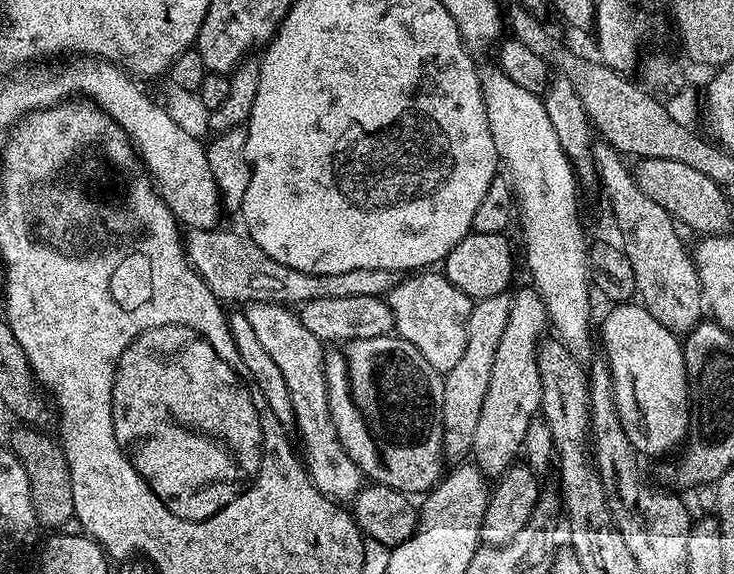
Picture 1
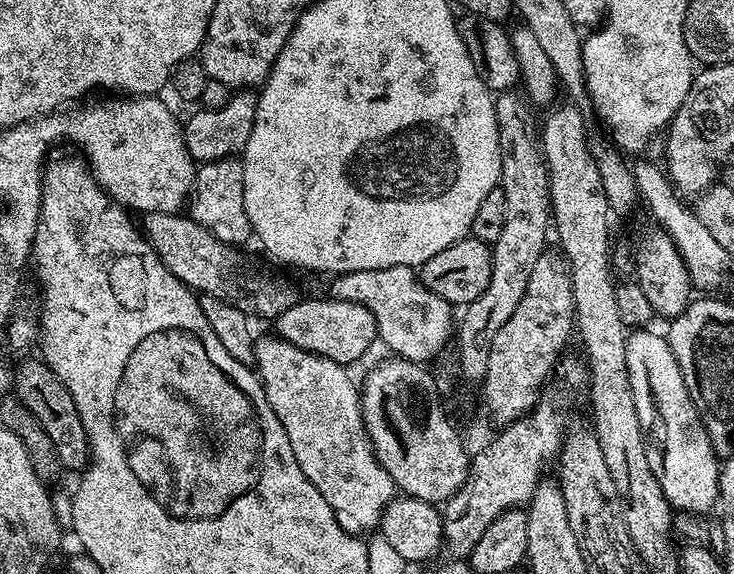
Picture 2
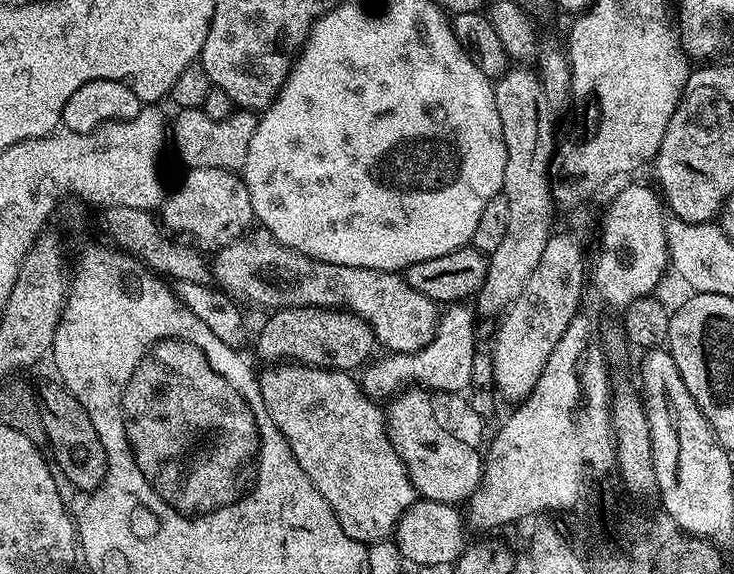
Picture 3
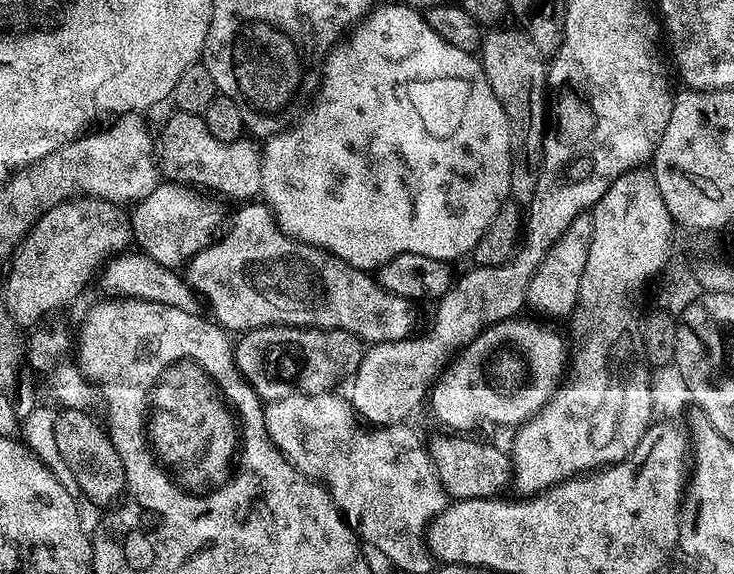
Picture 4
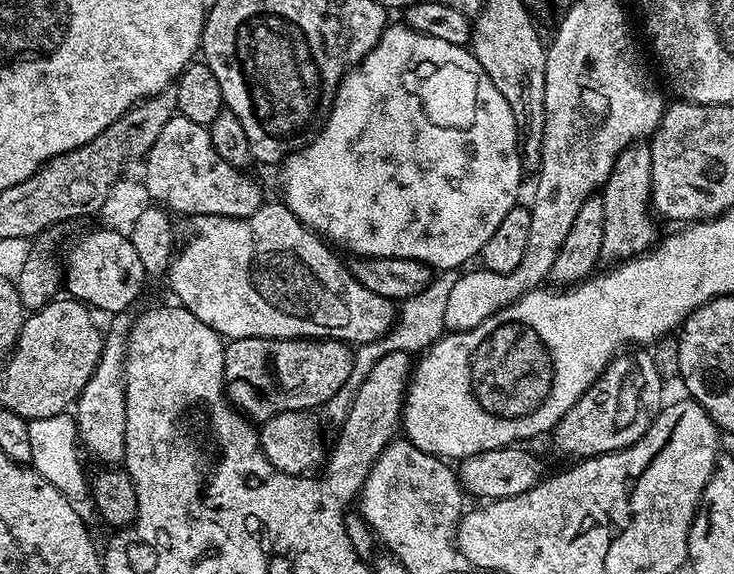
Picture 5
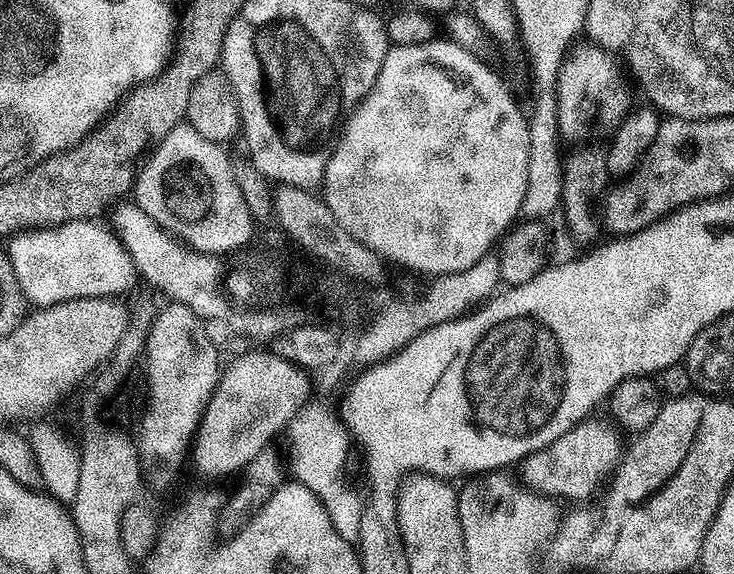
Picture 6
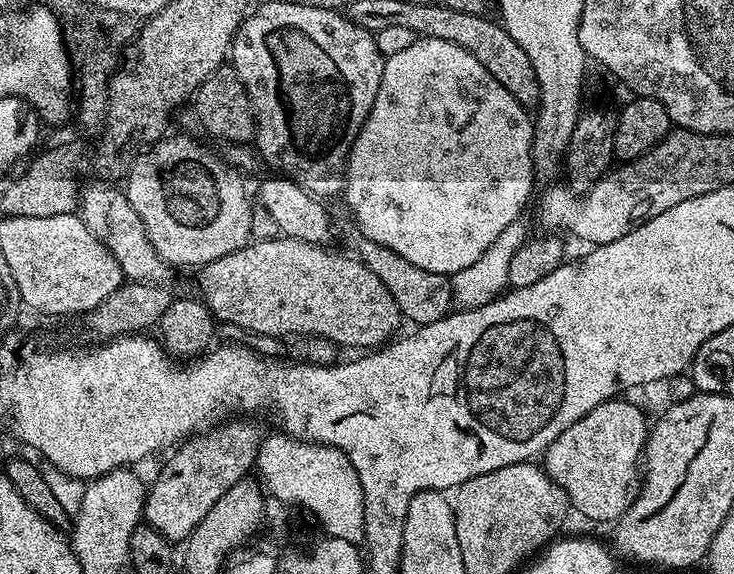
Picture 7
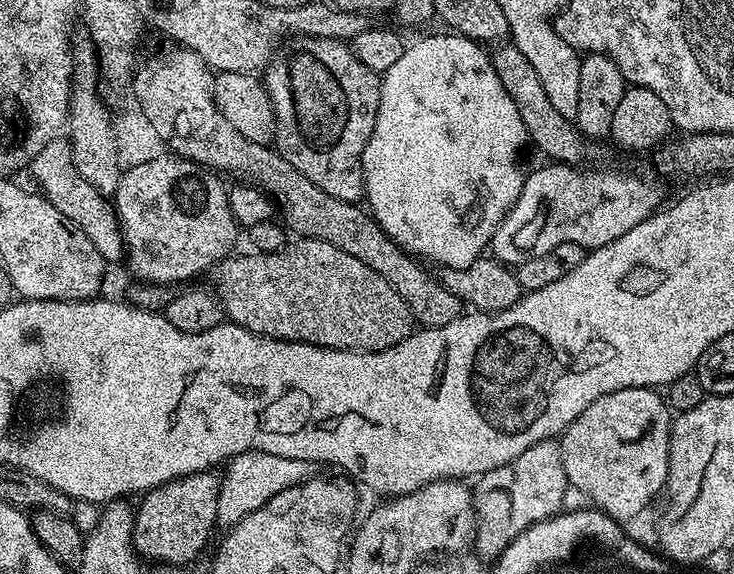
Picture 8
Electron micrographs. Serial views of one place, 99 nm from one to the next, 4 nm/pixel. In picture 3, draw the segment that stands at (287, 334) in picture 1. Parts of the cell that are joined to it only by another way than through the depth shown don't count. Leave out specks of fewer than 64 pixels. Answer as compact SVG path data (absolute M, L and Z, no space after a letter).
M284 362L279 366L268 366L265 369L265 372L261 371L258 376L262 402L266 402L266 410L274 422L274 426L278 426L278 430L286 438L298 466L302 466L302 470L310 478L310 482L314 482L314 486L320 491L322 498L326 498L326 502L334 510L342 530L346 530L346 534L350 534L350 538L354 538L359 544L365 546L387 541L395 533L396 524L402 518L404 511L416 503L418 493L416 487L412 485L412 479L408 477L408 467L404 465L402 458L396 452L389 425L388 428L384 425L384 412L380 409L381 405L364 392L355 375L346 372L338 372L331 368L309 368L307 364L295 362Z

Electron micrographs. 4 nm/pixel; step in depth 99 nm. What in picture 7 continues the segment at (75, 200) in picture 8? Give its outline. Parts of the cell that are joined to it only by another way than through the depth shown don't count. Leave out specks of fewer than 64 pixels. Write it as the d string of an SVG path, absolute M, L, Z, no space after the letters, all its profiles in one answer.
M92 184L88 189L83 189L80 192L78 215L86 230L90 230L90 234L94 234L94 238L98 238L98 242L102 242L110 254L114 254L114 262L118 262L125 281L158 284L169 279L169 265L154 250L142 220L138 214L134 214L134 206L130 206L128 196L119 187Z

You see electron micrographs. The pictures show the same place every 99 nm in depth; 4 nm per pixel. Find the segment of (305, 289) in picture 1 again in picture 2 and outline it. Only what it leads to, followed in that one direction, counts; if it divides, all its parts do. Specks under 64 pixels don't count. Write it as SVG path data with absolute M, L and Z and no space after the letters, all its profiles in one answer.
M143 213L142 231L170 270L170 274L174 274L174 278L178 278L197 294L220 298L236 306L249 317L261 316L268 322L275 321L276 317L281 316L302 298L302 292L290 281L283 280L280 276L263 276L258 269L248 266L236 253L239 251L233 245L220 241L215 234L192 220L188 214Z

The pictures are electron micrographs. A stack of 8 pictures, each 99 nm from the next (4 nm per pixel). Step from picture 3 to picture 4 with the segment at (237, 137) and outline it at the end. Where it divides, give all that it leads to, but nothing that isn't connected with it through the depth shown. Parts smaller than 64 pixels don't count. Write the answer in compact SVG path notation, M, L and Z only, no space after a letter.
M173 111L173 116L164 124L164 129L158 132L158 167L165 181L176 184L195 186L209 193L221 192L236 202L252 202L261 195L262 172L260 166L261 149L251 144L248 138L241 138L234 142L218 142L210 130L206 130L206 122L203 115L194 112Z

